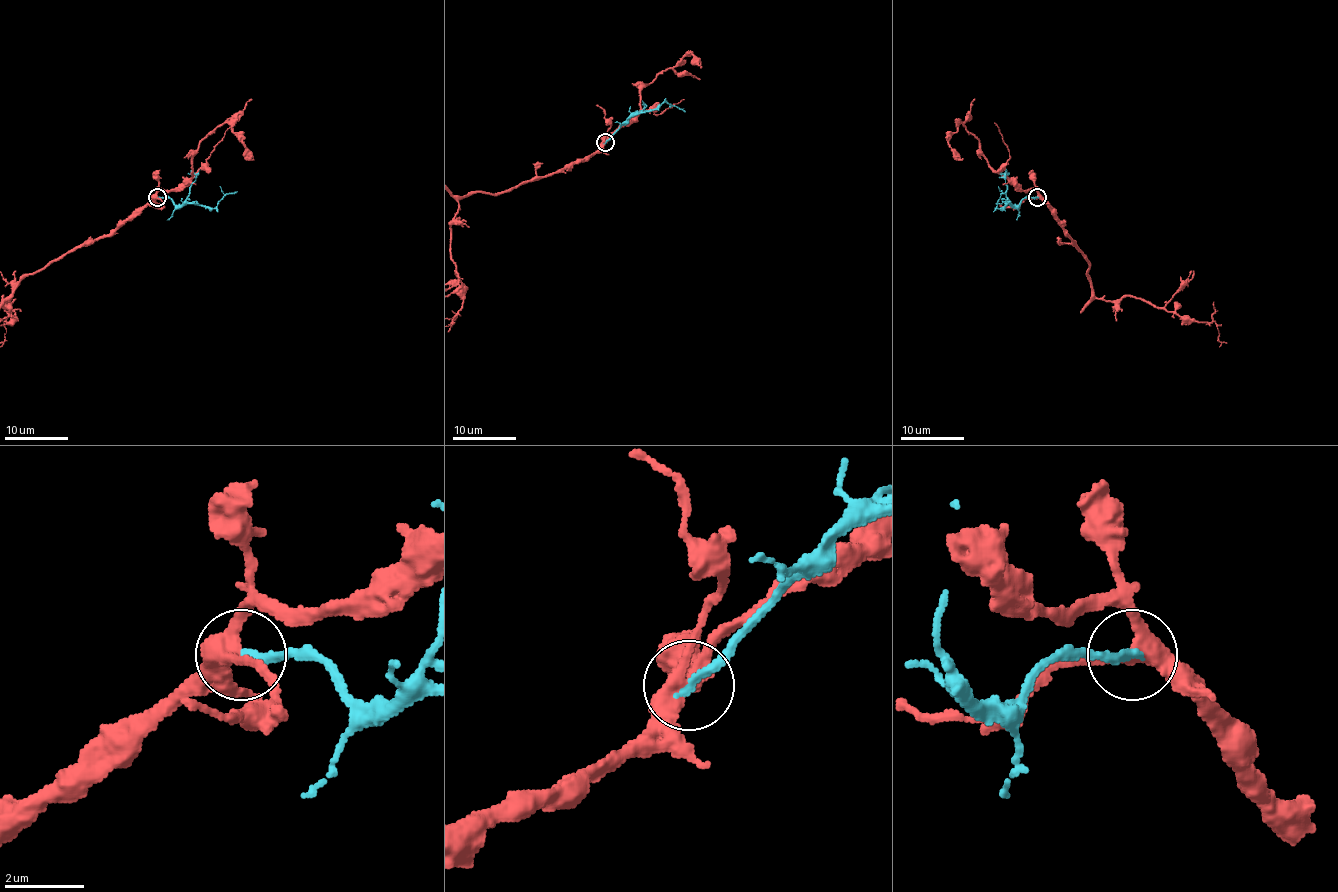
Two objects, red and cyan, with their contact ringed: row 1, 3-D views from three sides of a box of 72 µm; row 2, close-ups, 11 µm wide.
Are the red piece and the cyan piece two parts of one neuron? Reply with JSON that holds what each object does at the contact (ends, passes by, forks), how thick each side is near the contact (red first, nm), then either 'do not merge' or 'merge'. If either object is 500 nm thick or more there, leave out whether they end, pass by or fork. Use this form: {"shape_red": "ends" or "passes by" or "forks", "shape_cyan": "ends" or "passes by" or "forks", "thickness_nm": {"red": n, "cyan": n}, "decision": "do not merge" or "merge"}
{"shape_red": "forks", "shape_cyan": "ends", "thickness_nm": {"red": 340, "cyan": 240}, "decision": "do not merge"}

